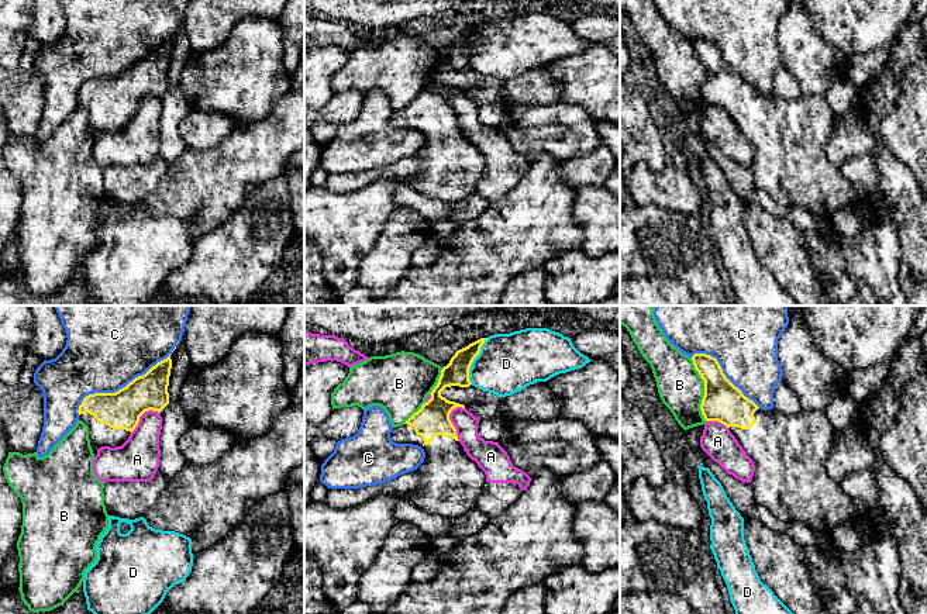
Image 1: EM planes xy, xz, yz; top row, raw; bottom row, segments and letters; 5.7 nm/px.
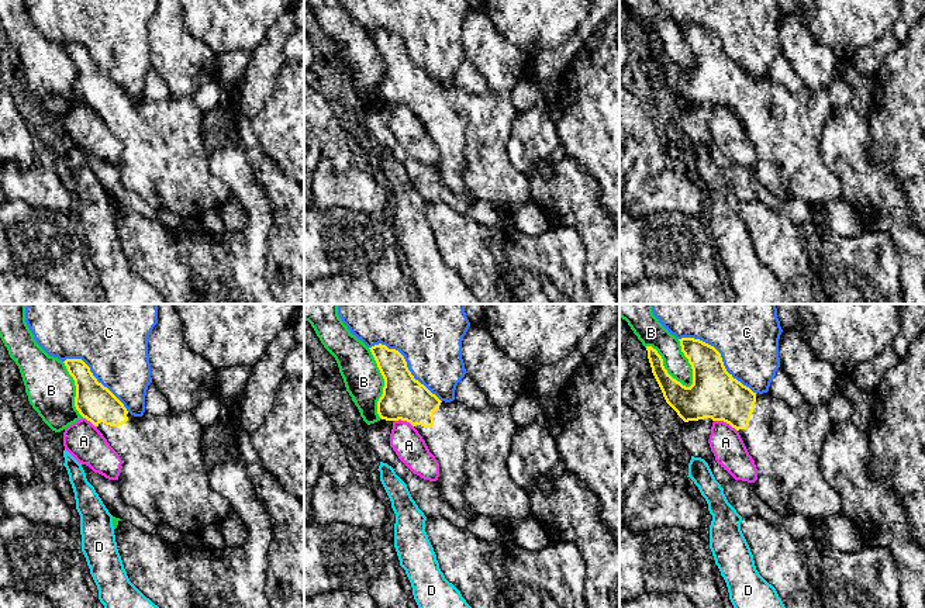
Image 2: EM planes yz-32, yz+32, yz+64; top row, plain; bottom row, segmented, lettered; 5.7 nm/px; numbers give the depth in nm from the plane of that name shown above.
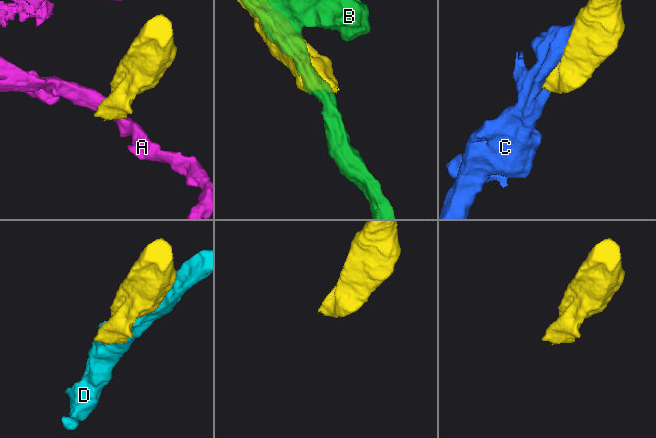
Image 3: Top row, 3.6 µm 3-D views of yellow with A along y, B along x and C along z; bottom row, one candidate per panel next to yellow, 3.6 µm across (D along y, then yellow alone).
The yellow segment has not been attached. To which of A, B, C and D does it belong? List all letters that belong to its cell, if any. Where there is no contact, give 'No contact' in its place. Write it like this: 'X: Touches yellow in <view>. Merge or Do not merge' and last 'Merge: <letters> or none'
A: Touches yellow in xz. Do not merge
B: Touches yellow in yz. Do not merge
C: Touches yellow in xy. Do not merge
D: Touches yellow in xz. Do not merge
Merge: none

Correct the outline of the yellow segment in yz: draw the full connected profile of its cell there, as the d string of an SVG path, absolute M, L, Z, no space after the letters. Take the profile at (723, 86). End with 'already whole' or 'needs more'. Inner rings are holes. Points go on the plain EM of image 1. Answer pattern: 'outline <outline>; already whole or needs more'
outline M695 38L692 45L704 66L702 99L706 106L724 108L752 144L755 156L751 172L759 190L782 207L802 206L816 218L828 217L844 207L855 207L852 183L827 158L826 148L835 114L826 96L802 94L795 100L786 100L775 92L761 94L726 62L716 42Z; needs more

